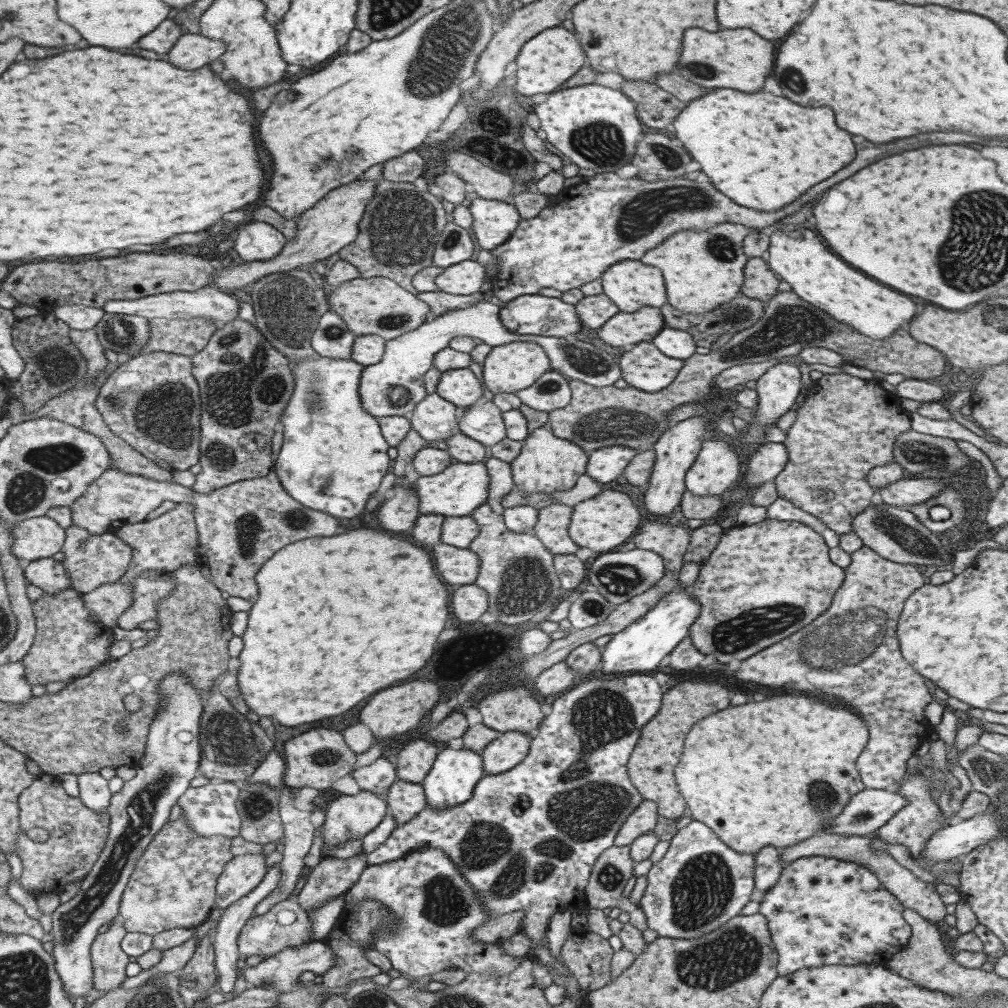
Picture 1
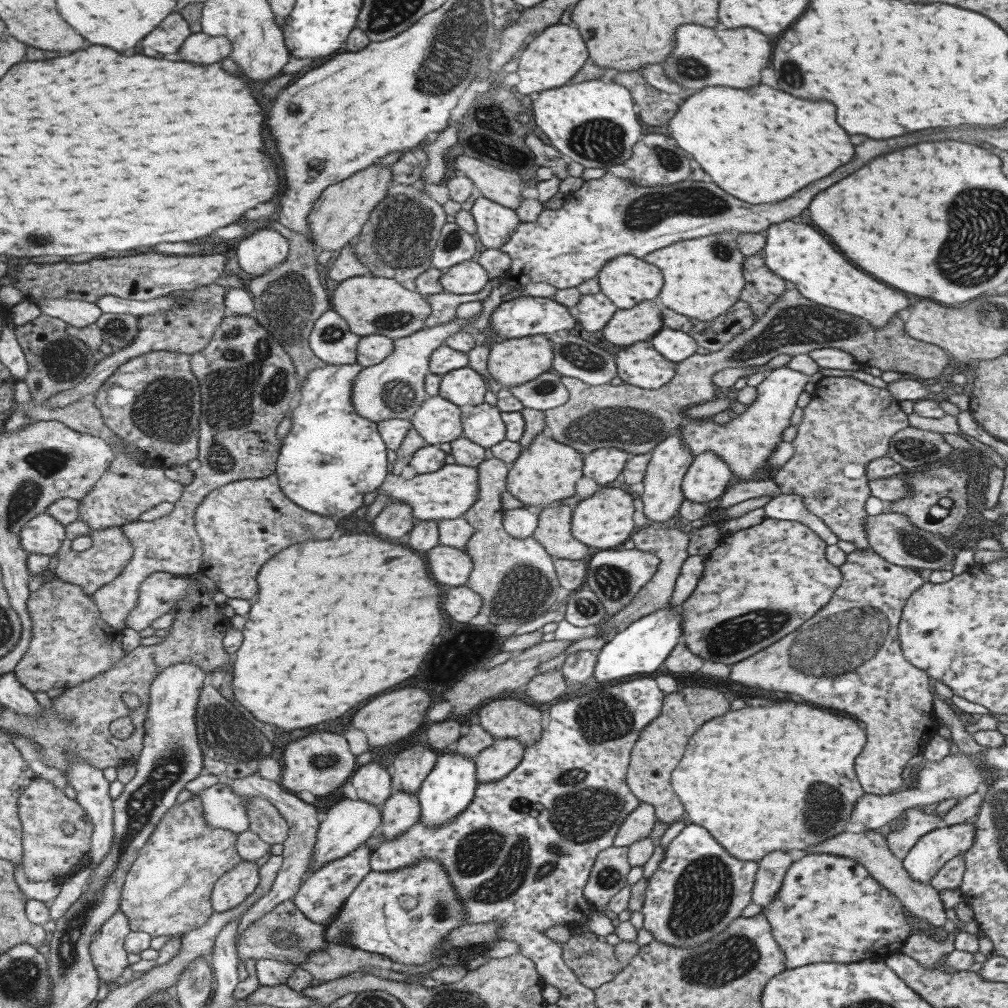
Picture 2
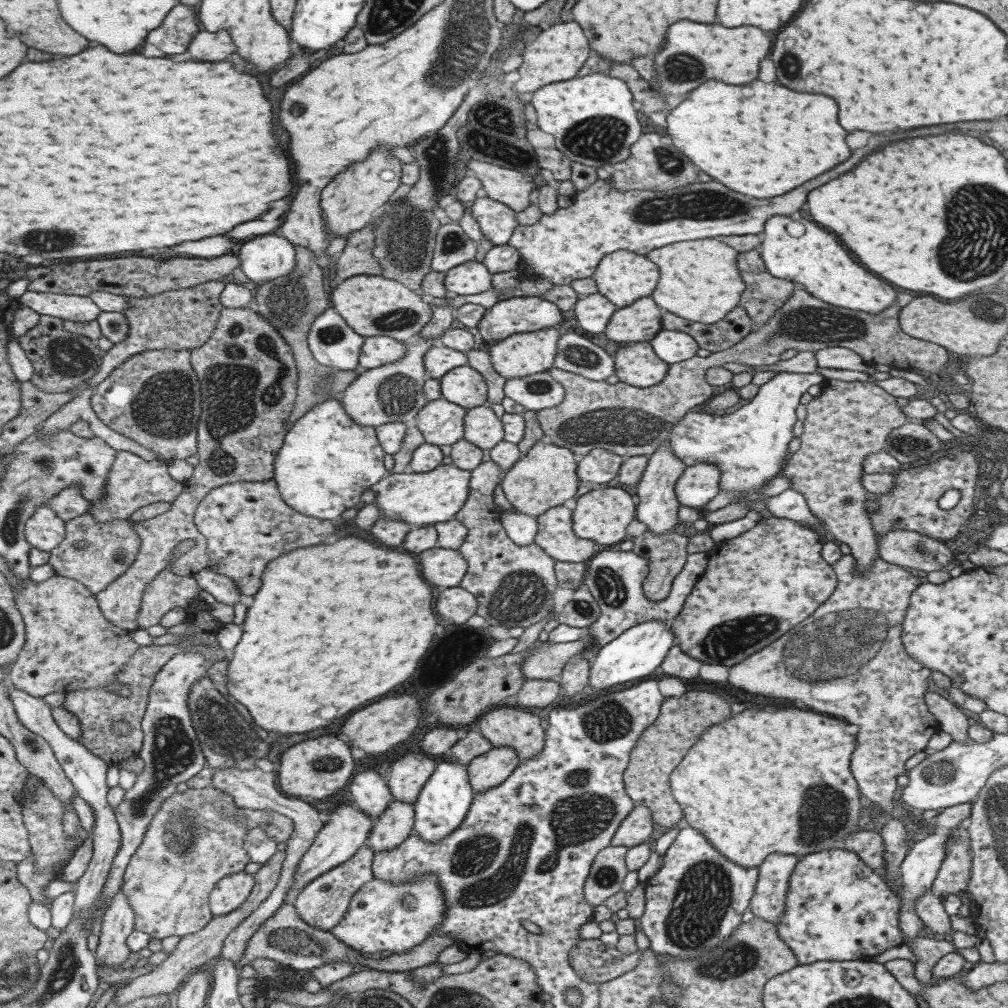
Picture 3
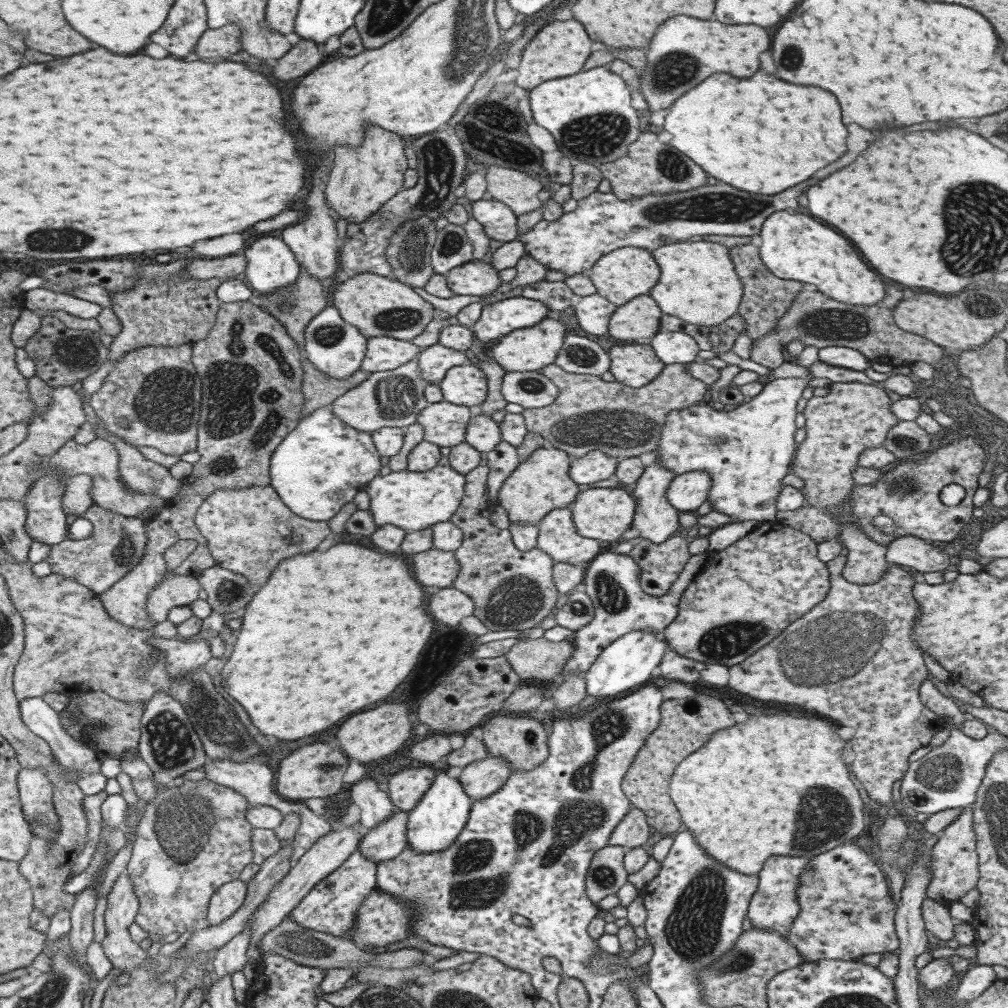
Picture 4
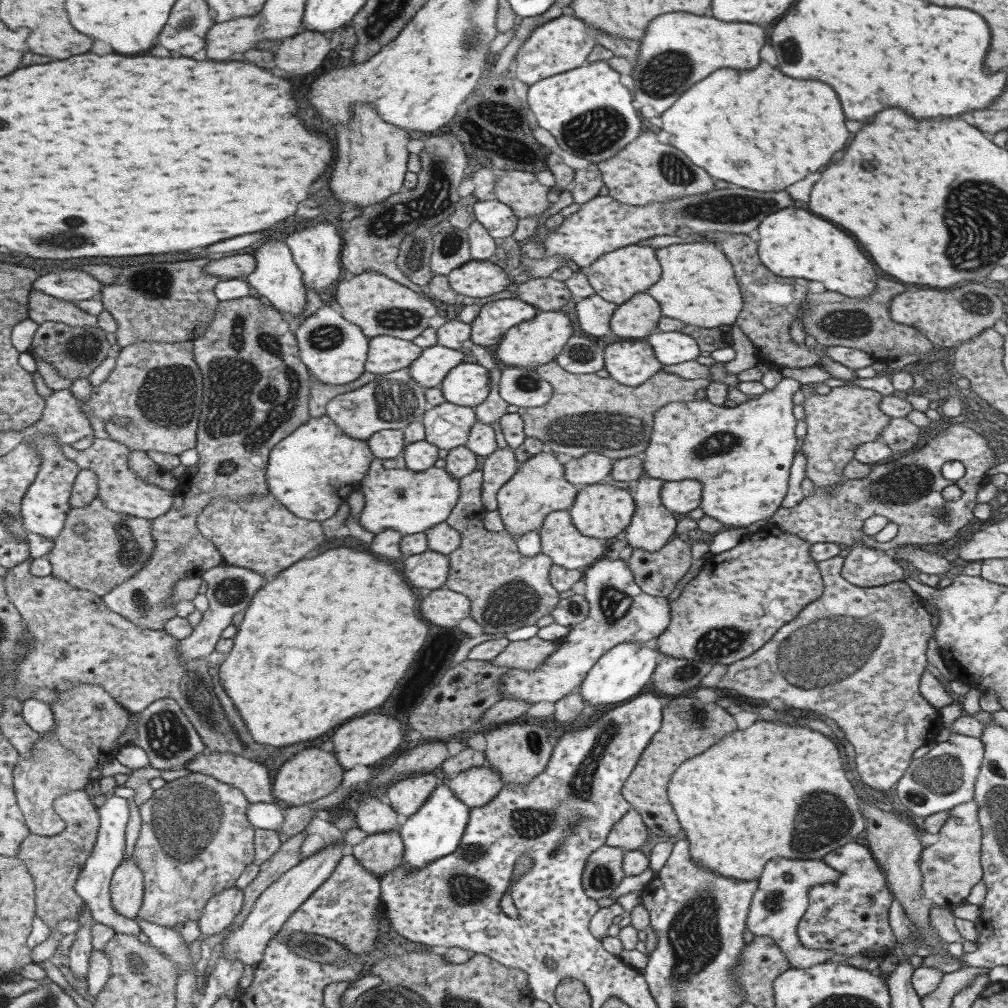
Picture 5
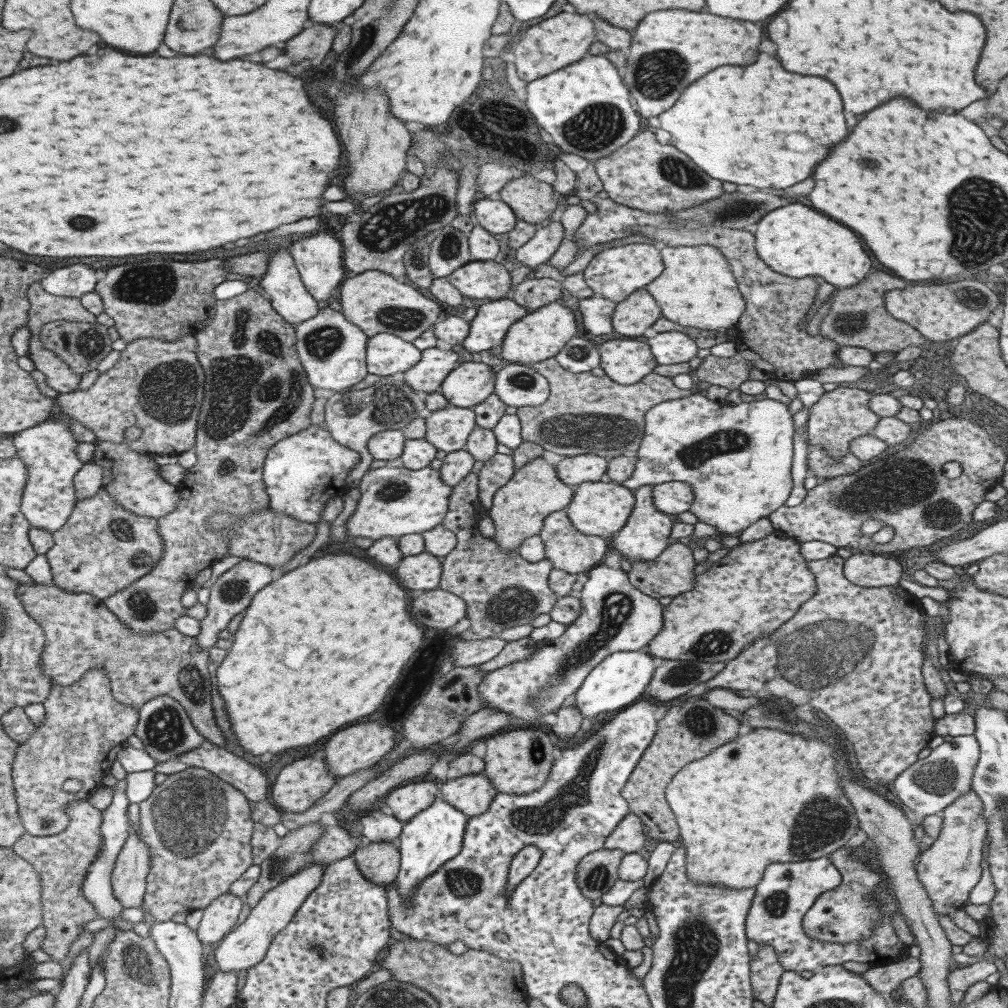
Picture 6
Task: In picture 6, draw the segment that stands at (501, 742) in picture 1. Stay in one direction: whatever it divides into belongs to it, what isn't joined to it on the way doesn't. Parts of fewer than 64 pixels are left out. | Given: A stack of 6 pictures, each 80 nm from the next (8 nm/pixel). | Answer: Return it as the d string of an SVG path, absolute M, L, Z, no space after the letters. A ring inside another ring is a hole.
M482 772L445 780L439 785L438 792L439 797L459 809L467 818L484 813L497 793Z

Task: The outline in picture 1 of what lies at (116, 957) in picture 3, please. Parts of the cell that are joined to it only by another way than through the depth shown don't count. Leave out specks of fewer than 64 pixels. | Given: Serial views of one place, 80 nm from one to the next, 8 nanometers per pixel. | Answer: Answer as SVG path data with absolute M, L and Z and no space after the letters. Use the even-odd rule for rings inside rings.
M110 921L109 924L109 928L98 933L90 946L93 988L106 993L121 986L126 978L125 966L129 963L128 956L120 947L126 930L119 923Z

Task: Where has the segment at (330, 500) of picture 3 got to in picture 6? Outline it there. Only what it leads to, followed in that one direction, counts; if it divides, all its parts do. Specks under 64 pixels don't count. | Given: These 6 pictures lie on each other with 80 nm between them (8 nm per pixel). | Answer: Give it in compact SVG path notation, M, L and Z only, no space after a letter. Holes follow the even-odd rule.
M326 424L309 425L299 432L278 440L268 451L262 466L262 482L268 506L295 522L315 524L325 505L341 493L343 480L359 462L360 454L330 436Z

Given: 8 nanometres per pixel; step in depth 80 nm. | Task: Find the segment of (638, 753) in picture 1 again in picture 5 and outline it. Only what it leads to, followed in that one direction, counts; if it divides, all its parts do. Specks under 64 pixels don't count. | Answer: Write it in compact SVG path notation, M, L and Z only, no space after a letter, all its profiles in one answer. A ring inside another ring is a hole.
M675 696L675 700L672 698L668 701L667 706L661 711L661 716L660 727L641 751L641 758L638 758L637 764L625 779L620 793L632 809L640 814L649 833L671 837L678 836L681 831L665 792L669 776L683 760L701 754L727 732L735 730L736 725L733 716L729 716L729 713L716 703L706 704L699 699L685 696Z

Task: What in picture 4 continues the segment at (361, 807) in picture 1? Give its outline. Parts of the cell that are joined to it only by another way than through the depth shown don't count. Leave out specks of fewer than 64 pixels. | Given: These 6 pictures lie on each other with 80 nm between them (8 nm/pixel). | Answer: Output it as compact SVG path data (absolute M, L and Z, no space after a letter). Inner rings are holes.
M355 822L340 830L331 829L328 833L320 836L280 878L278 886L270 891L267 898L254 910L250 920L246 923L245 927L251 929L246 952L249 962L257 961L257 958L261 956L261 952L258 950L258 940L262 937L262 934L278 925L281 919L304 897L304 894L307 894L319 880L333 872L344 860L347 860L347 857L353 851L357 850L358 842L362 837L357 830L361 826L361 823Z

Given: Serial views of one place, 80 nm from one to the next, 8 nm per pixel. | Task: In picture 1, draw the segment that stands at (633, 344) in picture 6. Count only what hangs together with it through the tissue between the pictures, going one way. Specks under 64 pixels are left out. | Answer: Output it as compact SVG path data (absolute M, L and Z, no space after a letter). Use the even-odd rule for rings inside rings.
M650 341L626 348L618 358L621 378L643 392L657 392L673 382L684 360L666 357Z

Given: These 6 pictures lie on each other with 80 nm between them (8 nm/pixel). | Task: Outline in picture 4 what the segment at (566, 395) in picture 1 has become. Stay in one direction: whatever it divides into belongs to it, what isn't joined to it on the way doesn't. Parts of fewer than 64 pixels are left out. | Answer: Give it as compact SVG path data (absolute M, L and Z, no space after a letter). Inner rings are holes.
M540 371L505 372L500 393L506 402L534 409L549 406L557 398L558 388Z

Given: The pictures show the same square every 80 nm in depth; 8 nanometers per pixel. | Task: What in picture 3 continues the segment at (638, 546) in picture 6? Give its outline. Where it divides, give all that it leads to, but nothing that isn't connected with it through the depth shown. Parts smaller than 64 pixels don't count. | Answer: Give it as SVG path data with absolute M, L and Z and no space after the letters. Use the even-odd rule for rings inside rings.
M667 441L659 445L655 452L649 454L646 467L639 482L636 483L637 489L635 490L635 496L637 496L635 520L644 524L647 532L655 535L667 534L669 529L678 524L679 502L673 494L673 487L685 467L683 461L673 454Z

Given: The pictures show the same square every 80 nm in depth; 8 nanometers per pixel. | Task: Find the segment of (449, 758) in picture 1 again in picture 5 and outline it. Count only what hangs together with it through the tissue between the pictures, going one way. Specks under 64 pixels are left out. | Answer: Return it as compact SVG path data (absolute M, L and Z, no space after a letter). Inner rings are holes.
M440 776L438 785L428 794L425 802L398 828L403 843L403 864L408 871L421 869L428 862L458 848L470 810L451 792L446 781L446 778Z

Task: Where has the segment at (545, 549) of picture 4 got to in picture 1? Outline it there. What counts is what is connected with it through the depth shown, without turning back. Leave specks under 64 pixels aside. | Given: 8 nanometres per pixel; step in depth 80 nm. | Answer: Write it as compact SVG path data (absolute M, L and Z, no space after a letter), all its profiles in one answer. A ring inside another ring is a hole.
M552 501L538 504L536 524L531 534L553 556L559 554L583 555L577 544L568 537L572 508Z

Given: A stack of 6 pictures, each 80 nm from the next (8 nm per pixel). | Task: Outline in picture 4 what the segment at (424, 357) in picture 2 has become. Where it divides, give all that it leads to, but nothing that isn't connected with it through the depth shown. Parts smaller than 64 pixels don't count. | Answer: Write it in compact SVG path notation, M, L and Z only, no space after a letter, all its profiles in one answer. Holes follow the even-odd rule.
M416 358L409 360L405 364L393 370L368 373L368 377L357 386L345 391L339 398L336 398L329 408L334 415L337 415L346 425L371 434L381 427L406 427L416 422L416 416L428 402L424 399L424 388L426 382L419 376L419 369Z

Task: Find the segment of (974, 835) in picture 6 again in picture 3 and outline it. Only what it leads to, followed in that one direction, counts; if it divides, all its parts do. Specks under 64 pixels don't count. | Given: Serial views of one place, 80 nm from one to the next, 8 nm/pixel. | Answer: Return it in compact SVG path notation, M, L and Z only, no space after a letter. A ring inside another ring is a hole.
M962 827L951 829L952 834L948 836L944 848L945 856L929 888L933 894L941 898L963 892L970 875L971 857L967 831Z

